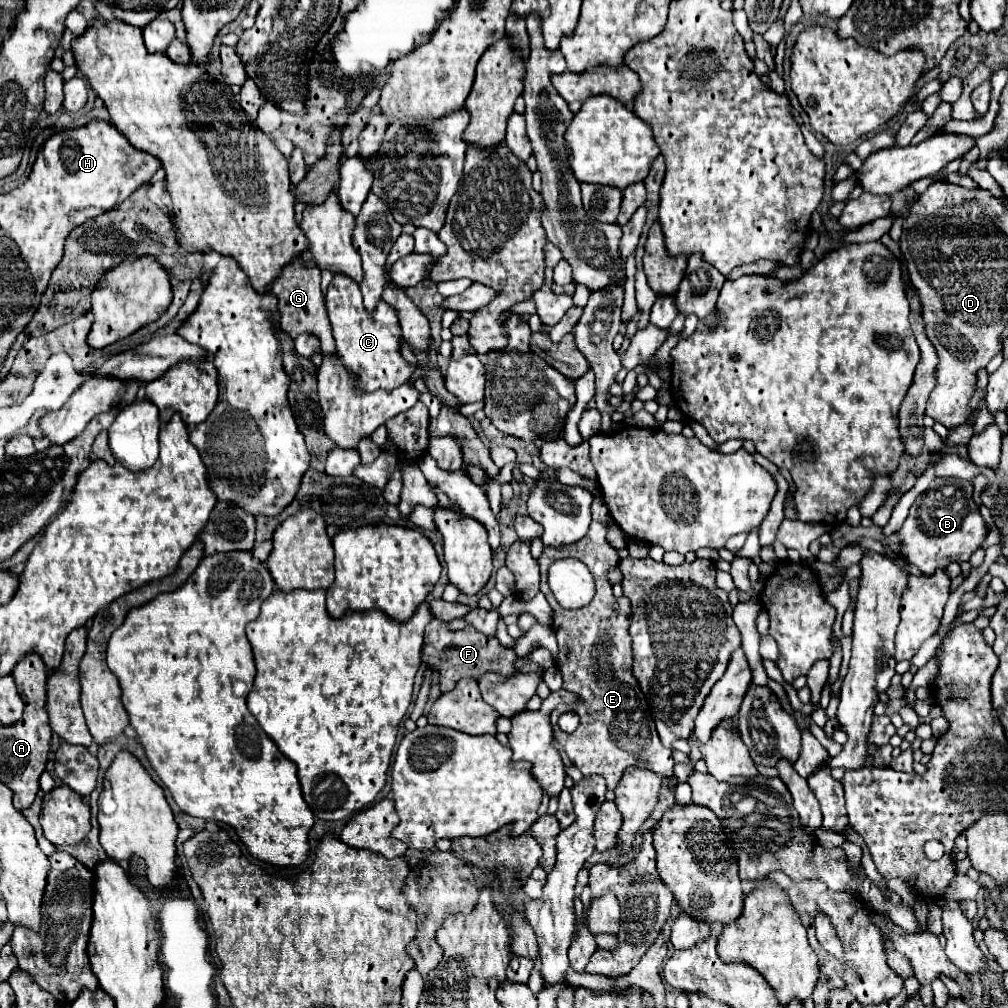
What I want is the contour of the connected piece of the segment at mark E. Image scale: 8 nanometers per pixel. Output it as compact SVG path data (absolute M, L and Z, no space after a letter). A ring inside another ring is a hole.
M592 521L588 535L576 545L568 545L564 549L548 549L540 557L540 591L546 595L548 603L554 609L552 629L558 637L560 645L560 673L564 679L564 689L580 695L580 703L576 705L561 705L550 715L552 733L556 741L564 747L568 759L576 765L582 775L602 775L606 779L608 789L616 789L618 781L626 767L646 767L656 775L672 777L674 759L672 749L660 743L656 733L652 713L646 697L636 685L632 677L632 641L628 635L630 627L630 601L626 597L616 599L612 595L612 587L608 583L608 569L618 565L618 551L612 549L606 541L606 527L598 521ZM574 557L582 561L592 577L596 579L596 595L594 599L580 609L564 609L554 599L548 587L548 569L554 561ZM574 709L580 717L580 725L574 733L564 733L558 727L558 720L565 711Z

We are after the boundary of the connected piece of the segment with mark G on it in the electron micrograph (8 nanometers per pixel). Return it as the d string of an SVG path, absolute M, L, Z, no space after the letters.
M296 257L290 265L286 265L272 285L272 293L278 299L278 311L280 311L280 329L286 331L292 339L300 333L312 333L322 343L324 355L336 355L336 343L332 337L328 313L324 307L324 299L320 293L320 269L316 269L316 263L304 265L300 257Z

